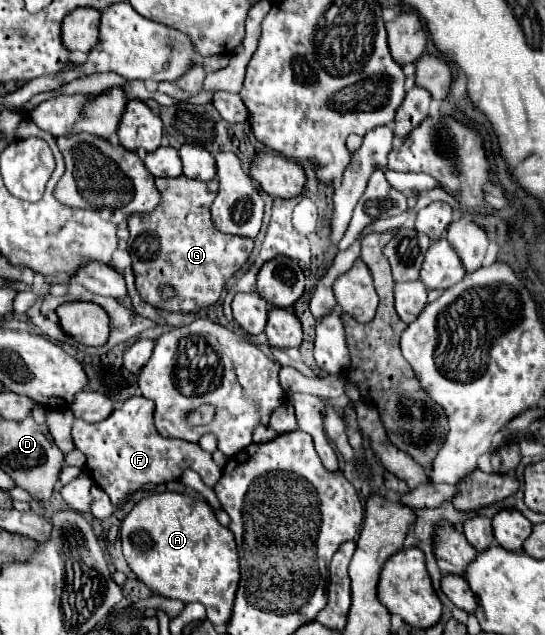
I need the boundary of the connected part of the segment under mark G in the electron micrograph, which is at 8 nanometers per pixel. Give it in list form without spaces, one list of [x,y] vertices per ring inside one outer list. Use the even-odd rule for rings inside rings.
[[[186,175],[180,177],[158,177],[156,187],[160,191],[160,205],[150,211],[150,213],[134,213],[128,217],[128,251],[132,255],[132,269],[136,277],[136,289],[144,301],[158,309],[168,309],[168,311],[198,311],[206,309],[208,305],[216,303],[226,281],[248,261],[254,239],[248,237],[238,237],[238,235],[226,235],[214,229],[210,221],[210,205],[216,197],[218,191],[218,181],[194,181],[188,179]],[[170,285],[174,289],[172,299],[158,297],[160,287]]]

